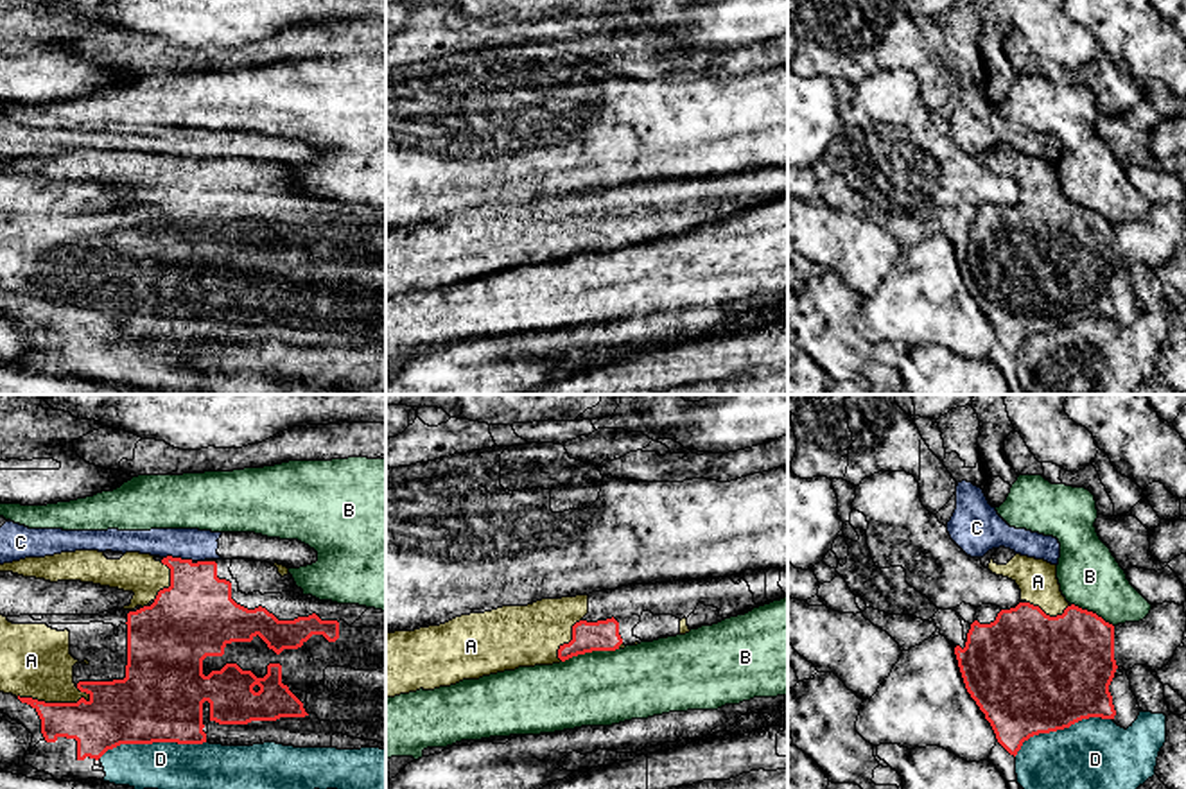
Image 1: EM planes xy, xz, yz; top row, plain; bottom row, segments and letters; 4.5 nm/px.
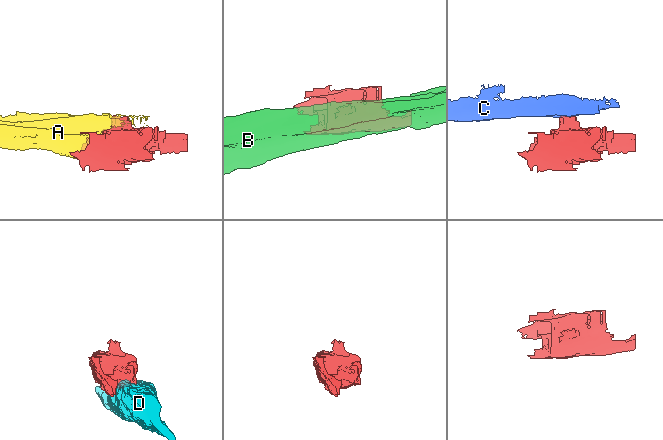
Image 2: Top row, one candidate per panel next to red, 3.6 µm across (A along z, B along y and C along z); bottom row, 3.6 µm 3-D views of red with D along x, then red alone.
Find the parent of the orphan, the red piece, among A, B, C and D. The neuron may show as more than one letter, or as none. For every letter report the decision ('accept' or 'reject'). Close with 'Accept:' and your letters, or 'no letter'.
A: accept
B: reject
C: reject
D: reject
Accept: A

